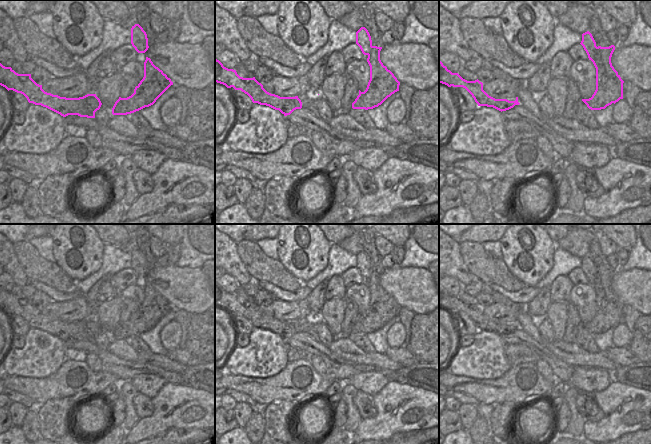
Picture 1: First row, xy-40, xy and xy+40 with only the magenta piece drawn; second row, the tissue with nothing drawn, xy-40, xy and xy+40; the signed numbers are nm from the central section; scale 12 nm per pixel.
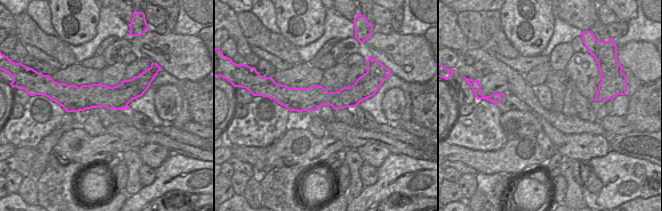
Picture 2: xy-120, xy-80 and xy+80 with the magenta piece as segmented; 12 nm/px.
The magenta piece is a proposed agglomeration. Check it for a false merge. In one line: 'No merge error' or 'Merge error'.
Merge error

